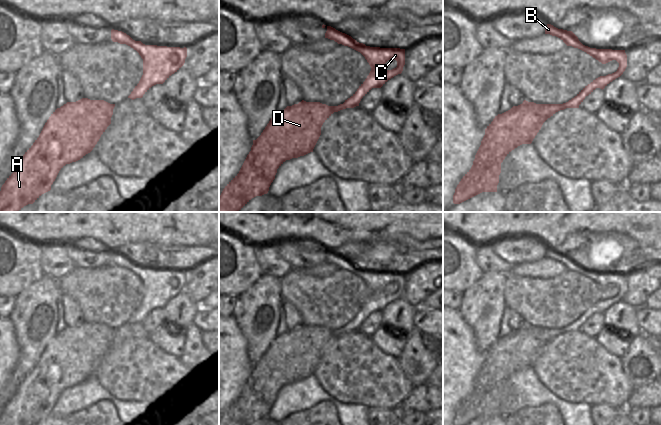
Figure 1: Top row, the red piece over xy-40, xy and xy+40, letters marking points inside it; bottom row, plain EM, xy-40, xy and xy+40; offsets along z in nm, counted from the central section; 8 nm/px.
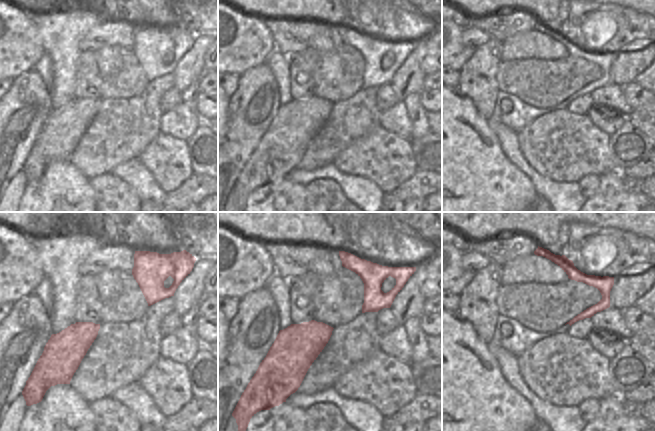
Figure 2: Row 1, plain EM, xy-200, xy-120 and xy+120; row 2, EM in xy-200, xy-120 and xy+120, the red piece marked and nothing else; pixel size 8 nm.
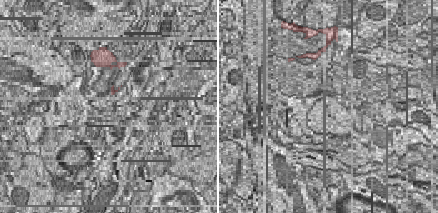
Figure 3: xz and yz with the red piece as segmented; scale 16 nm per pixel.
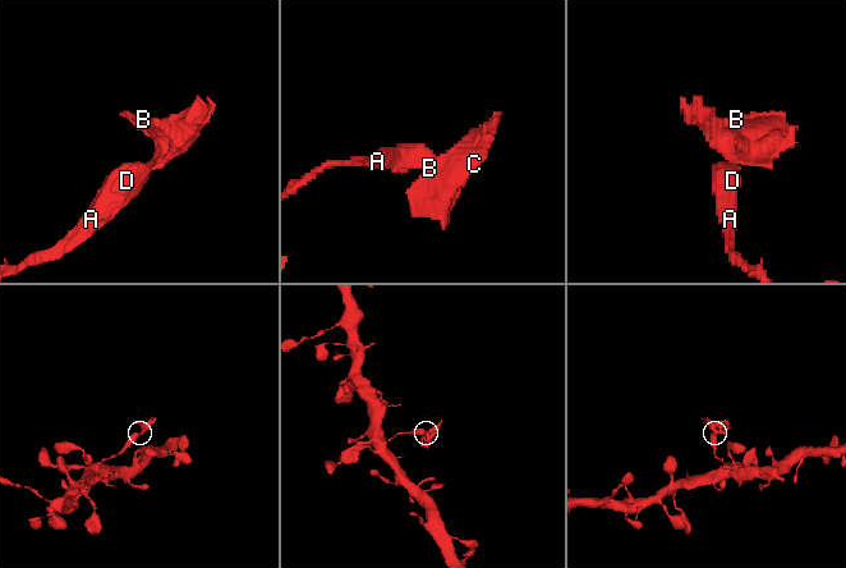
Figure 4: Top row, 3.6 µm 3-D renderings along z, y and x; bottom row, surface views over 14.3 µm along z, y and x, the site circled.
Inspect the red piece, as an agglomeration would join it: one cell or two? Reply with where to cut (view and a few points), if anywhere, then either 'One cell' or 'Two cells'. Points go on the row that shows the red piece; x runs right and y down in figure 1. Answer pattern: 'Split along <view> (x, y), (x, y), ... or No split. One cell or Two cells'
Split along xy (342, 104), (343, 108). Two cells

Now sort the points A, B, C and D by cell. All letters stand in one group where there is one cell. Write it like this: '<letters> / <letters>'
A D / B C

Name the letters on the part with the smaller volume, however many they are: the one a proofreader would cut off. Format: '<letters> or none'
B, C

